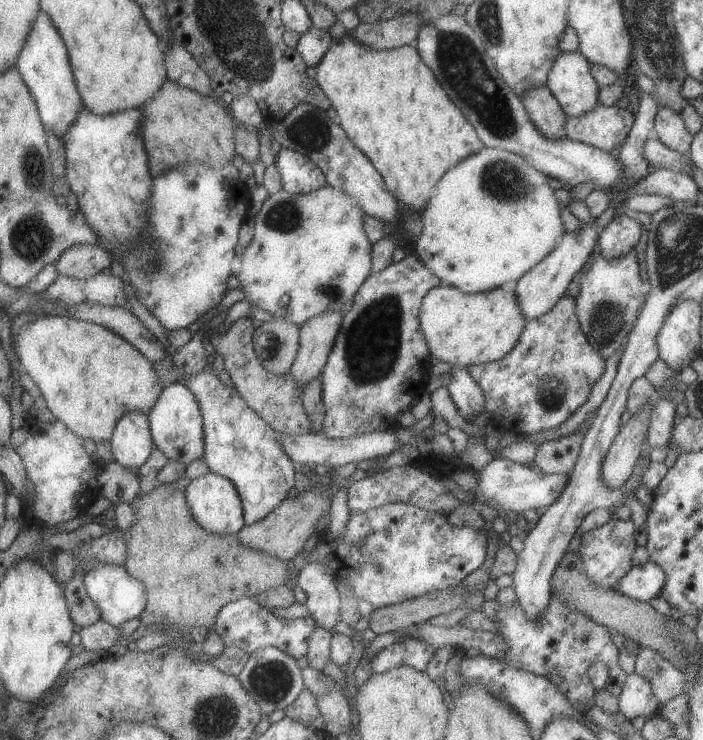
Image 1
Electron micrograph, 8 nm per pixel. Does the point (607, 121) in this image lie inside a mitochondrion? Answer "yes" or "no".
no

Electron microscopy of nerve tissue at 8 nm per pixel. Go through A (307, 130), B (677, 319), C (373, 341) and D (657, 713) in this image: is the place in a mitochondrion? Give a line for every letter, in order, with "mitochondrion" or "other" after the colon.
A: mitochondrion
B: other
C: mitochondrion
D: other

